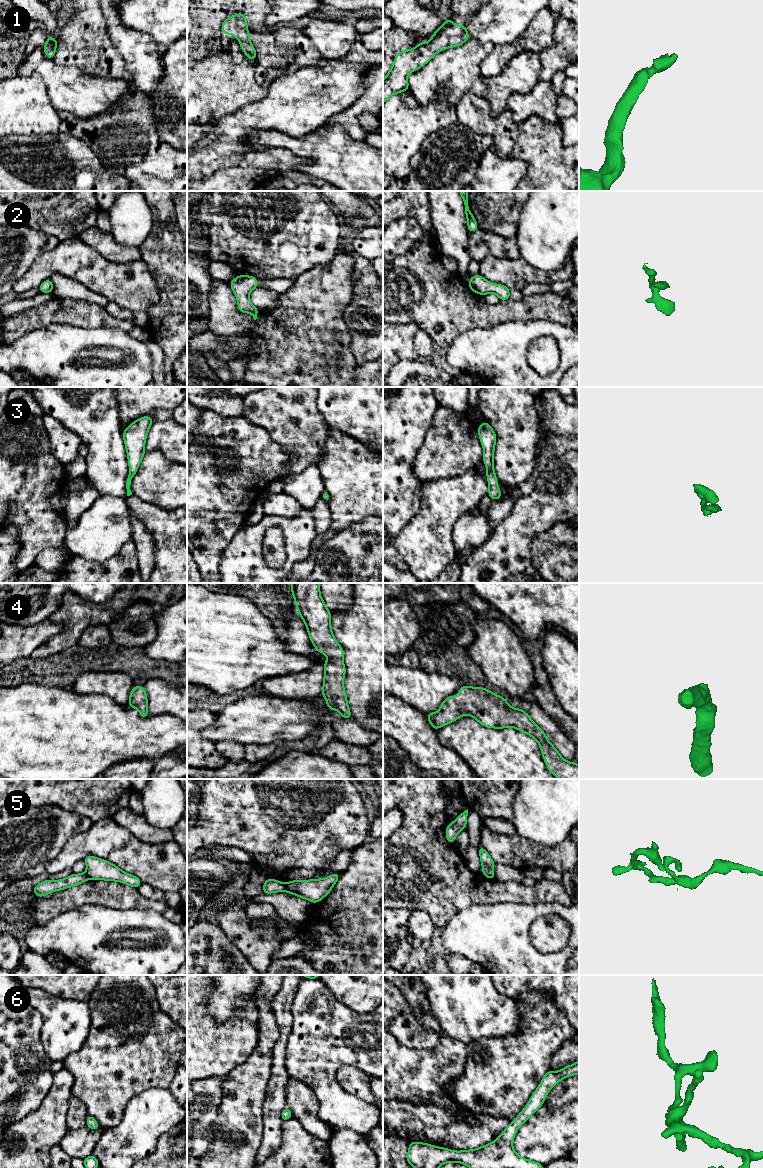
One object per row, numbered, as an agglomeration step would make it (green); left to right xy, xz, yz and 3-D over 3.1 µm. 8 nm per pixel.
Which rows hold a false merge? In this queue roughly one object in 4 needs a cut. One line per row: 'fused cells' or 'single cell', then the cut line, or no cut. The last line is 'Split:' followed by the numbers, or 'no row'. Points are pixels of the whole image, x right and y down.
1: single cell | no cut
2: single cell | no cut
3: single cell | no cut
4: single cell | no cut
5: fused cells | xz (283, 884), (285, 890)
6: single cell | no cut
Split: 5

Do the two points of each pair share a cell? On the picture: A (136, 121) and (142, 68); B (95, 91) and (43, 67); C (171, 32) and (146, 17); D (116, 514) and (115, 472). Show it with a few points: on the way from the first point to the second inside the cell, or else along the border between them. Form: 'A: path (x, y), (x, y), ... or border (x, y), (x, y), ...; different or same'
A: border (131, 83), (150, 94); different
B: path (82, 91), (71, 91), (56, 79); same
C: path (165, 26), (156, 17), (152, 17); same
D: border (99, 495), (113, 495), (125, 498); different

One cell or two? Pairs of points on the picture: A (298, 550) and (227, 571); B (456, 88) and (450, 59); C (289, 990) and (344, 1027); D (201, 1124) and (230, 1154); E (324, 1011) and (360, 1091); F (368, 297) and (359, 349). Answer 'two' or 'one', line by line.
A: one
B: one
C: two
D: two
E: two
F: one

